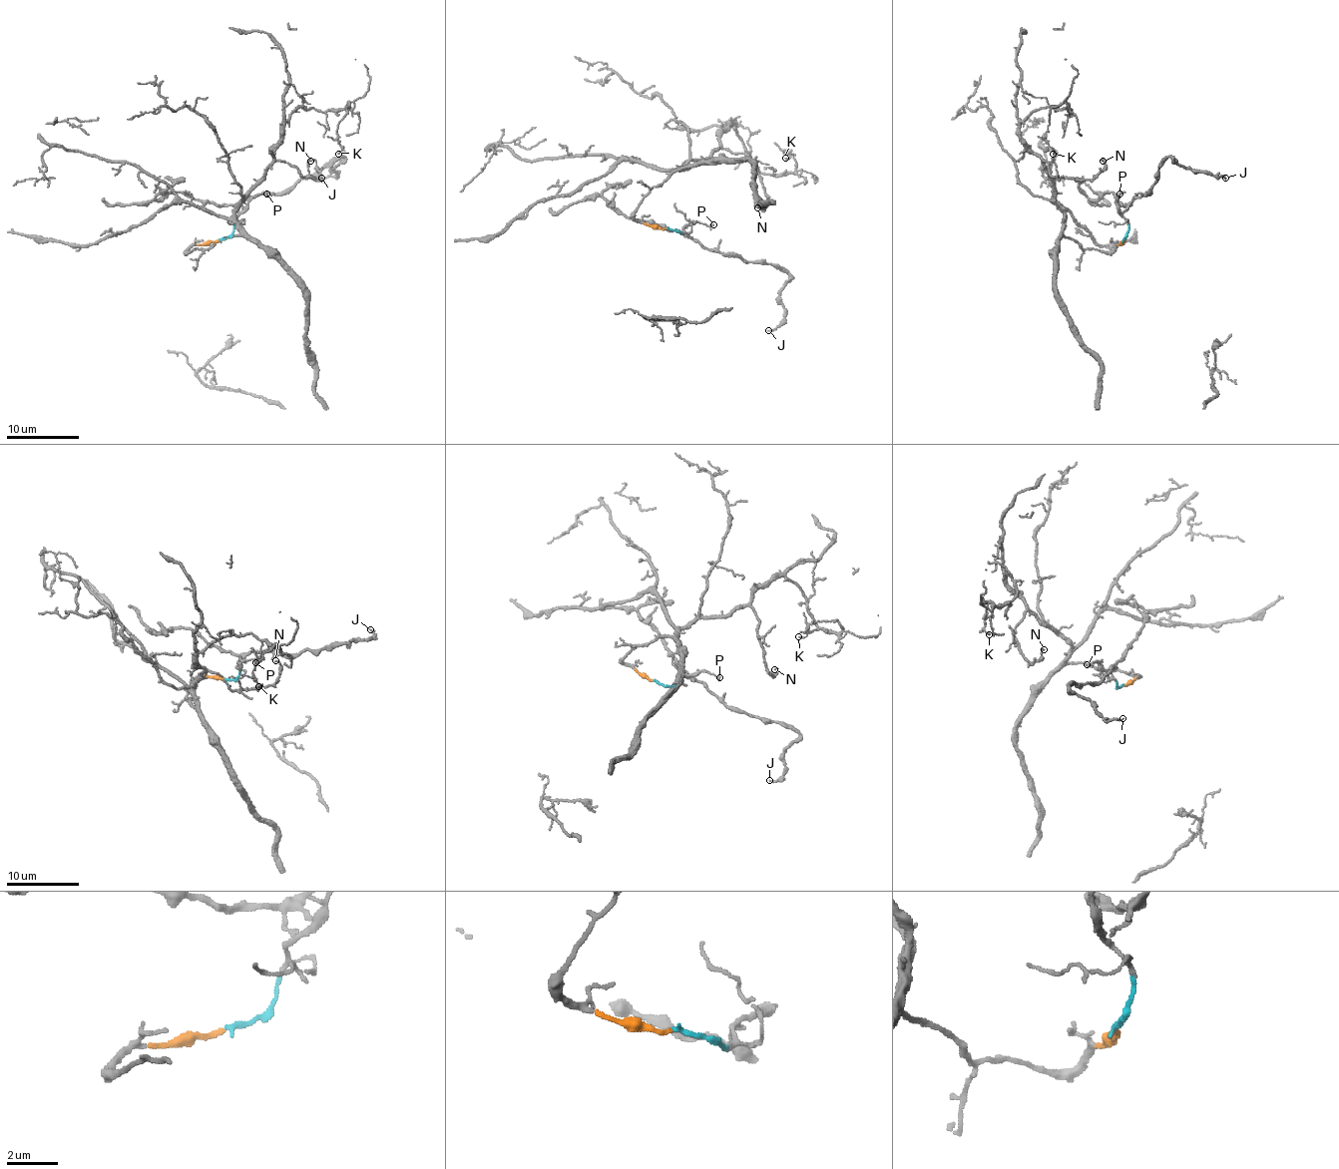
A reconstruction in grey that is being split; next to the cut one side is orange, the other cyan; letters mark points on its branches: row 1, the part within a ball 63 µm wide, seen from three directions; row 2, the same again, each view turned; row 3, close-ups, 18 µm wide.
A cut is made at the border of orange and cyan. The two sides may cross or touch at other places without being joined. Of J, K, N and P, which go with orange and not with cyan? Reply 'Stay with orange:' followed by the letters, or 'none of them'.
Stay with orange: K, N

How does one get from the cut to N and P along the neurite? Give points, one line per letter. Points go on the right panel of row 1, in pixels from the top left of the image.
N: (1124, 240), (1112, 251), (1083, 248), (1063, 235), (1065, 208), (1045, 165), (1050, 174), (1092, 180), (1103, 161)
P: (1124, 239), (1127, 230), (1116, 202), (1118, 194)

